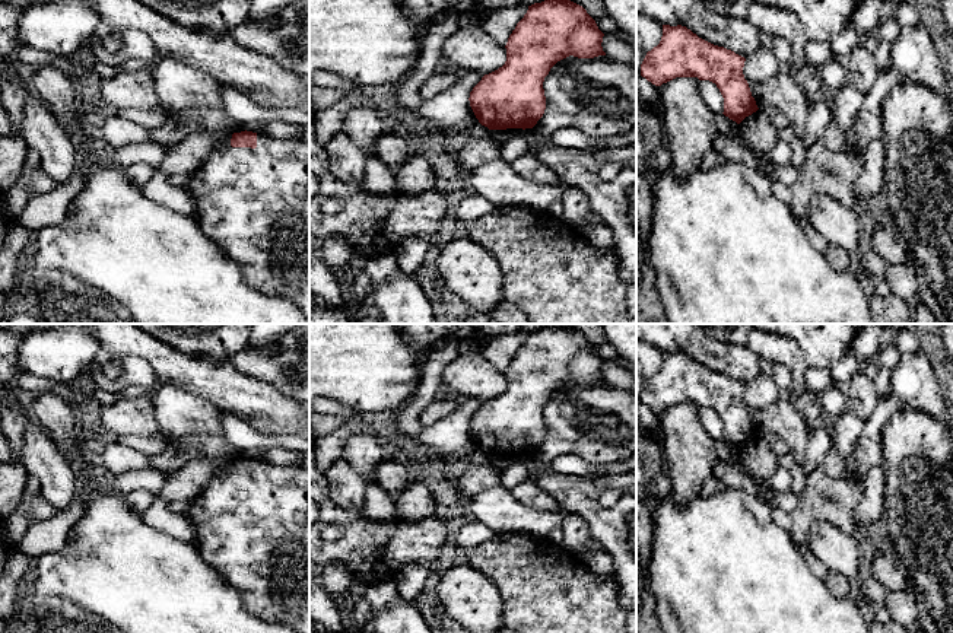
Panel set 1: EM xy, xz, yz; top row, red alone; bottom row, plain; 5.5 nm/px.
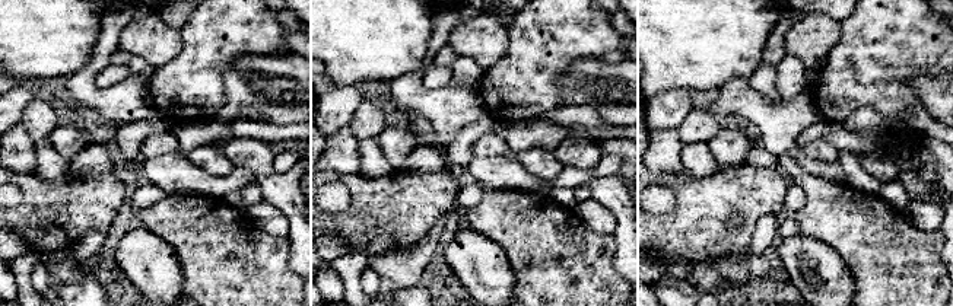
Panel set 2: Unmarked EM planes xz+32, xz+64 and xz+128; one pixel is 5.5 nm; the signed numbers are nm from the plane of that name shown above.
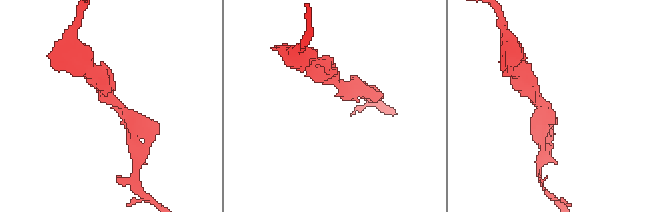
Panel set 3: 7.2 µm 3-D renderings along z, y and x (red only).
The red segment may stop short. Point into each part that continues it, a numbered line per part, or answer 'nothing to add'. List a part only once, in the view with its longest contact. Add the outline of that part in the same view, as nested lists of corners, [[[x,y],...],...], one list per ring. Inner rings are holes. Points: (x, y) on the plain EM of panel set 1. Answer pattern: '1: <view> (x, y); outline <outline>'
1: xy (254, 530); outline [[[257,459],[257,474],[232,474],[232,461],[223,462],[184,516],[196,529],[196,547],[241,595],[244,605],[258,618],[309,633],[309,470],[273,465]]]

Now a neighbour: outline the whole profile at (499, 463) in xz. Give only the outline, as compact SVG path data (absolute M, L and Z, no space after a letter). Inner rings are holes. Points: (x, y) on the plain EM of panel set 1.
M506 455L506 457L489 457L490 465L499 471L506 470L508 467L514 465L520 461L527 461L531 455Z

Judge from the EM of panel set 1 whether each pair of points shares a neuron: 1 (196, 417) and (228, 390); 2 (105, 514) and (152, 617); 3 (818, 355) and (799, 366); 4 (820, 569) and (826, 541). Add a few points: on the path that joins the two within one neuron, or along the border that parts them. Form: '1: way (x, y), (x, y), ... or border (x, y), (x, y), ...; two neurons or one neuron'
1: border (181, 388), (209, 400), (221, 409); two neurons
2: way (110, 540), (116, 579), (126, 591); one neuron
3: border (791, 339), (801, 352), (807, 366); two neurons
4: border (809, 531), (809, 549), (829, 569); two neurons

